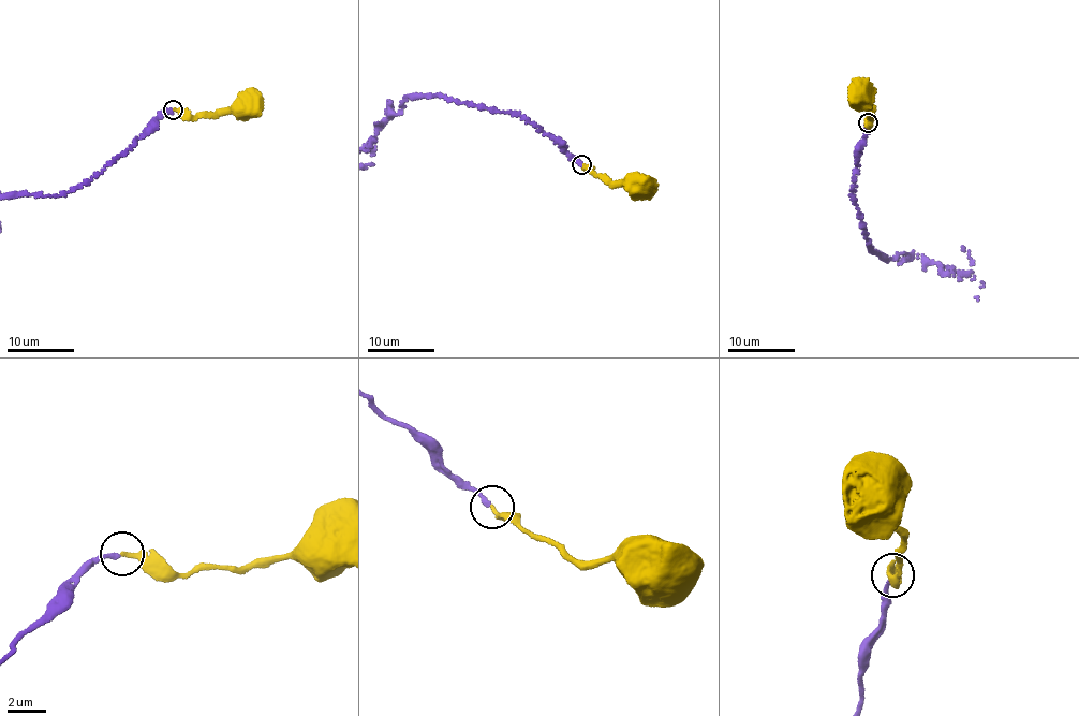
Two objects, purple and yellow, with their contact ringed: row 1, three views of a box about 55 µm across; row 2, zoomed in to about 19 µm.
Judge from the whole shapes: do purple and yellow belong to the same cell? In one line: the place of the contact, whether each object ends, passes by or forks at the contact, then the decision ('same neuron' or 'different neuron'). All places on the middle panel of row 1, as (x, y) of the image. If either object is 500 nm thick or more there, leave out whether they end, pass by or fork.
place (581, 164); purple ends; yellow ends; same neuron

